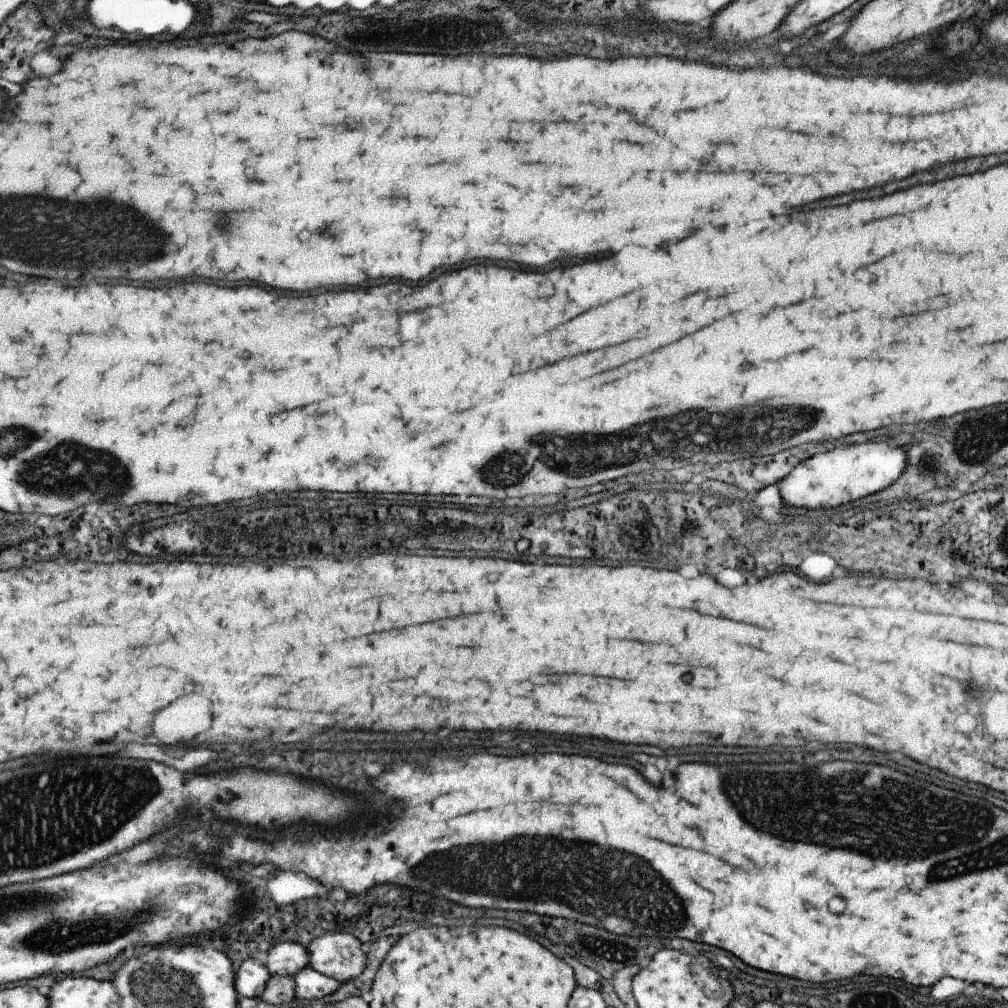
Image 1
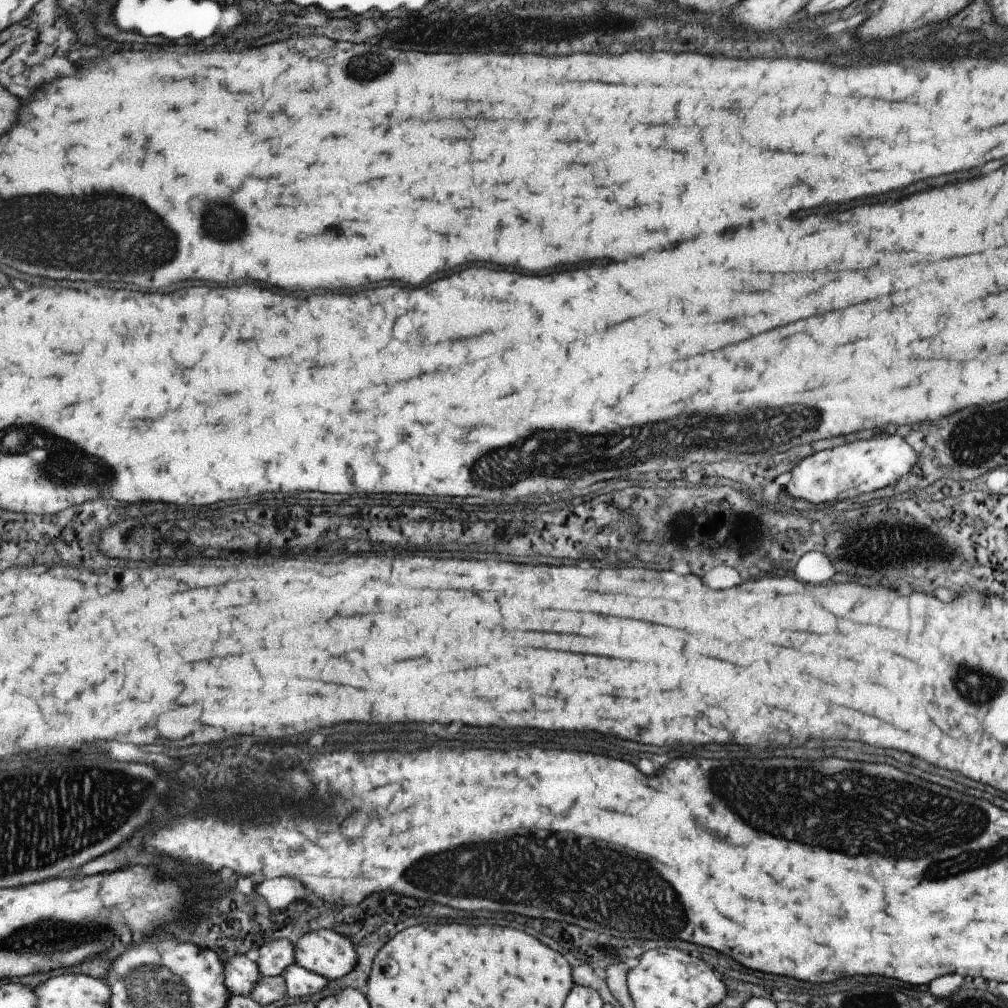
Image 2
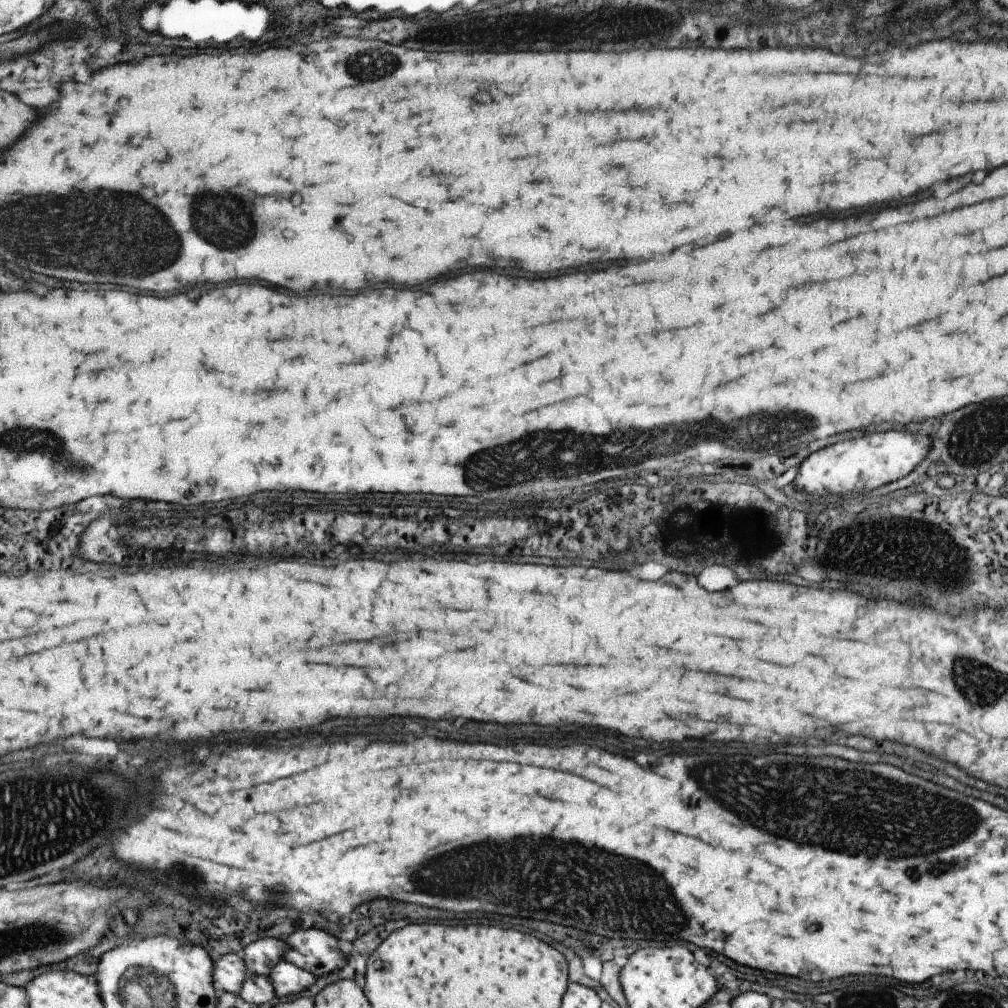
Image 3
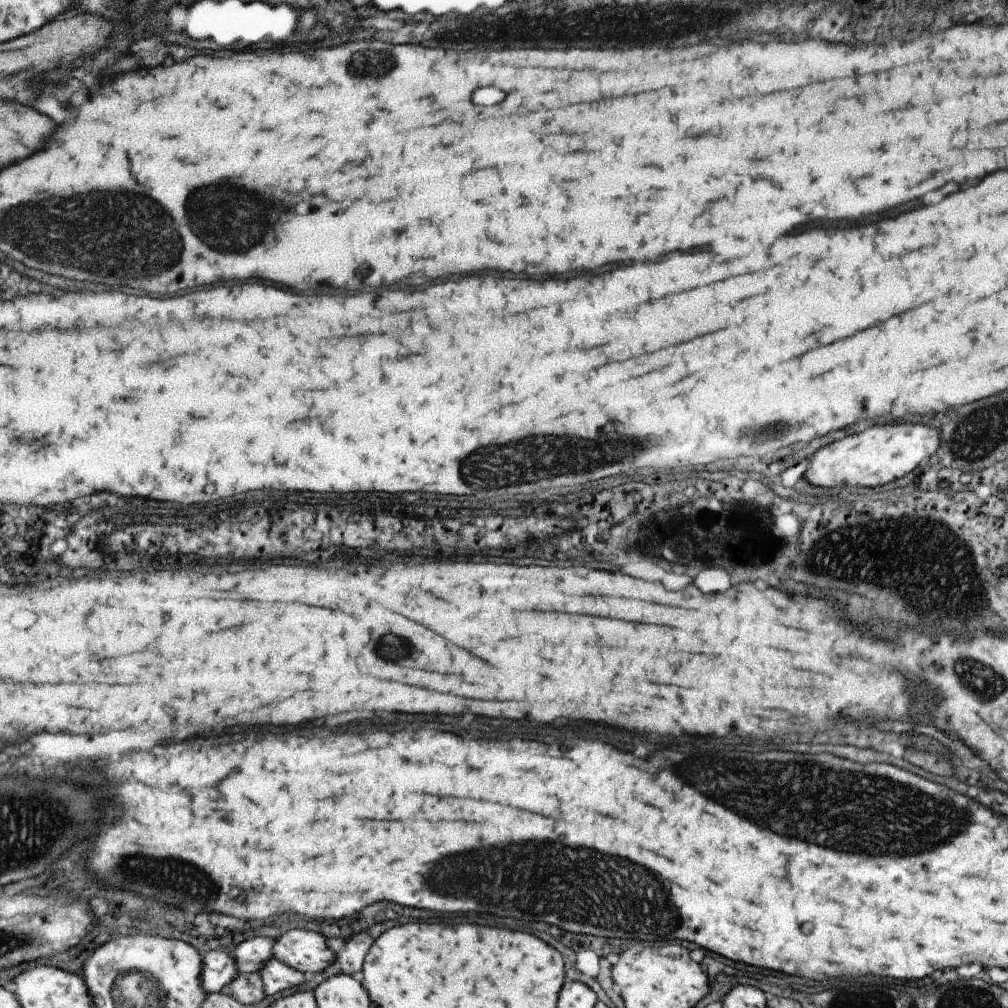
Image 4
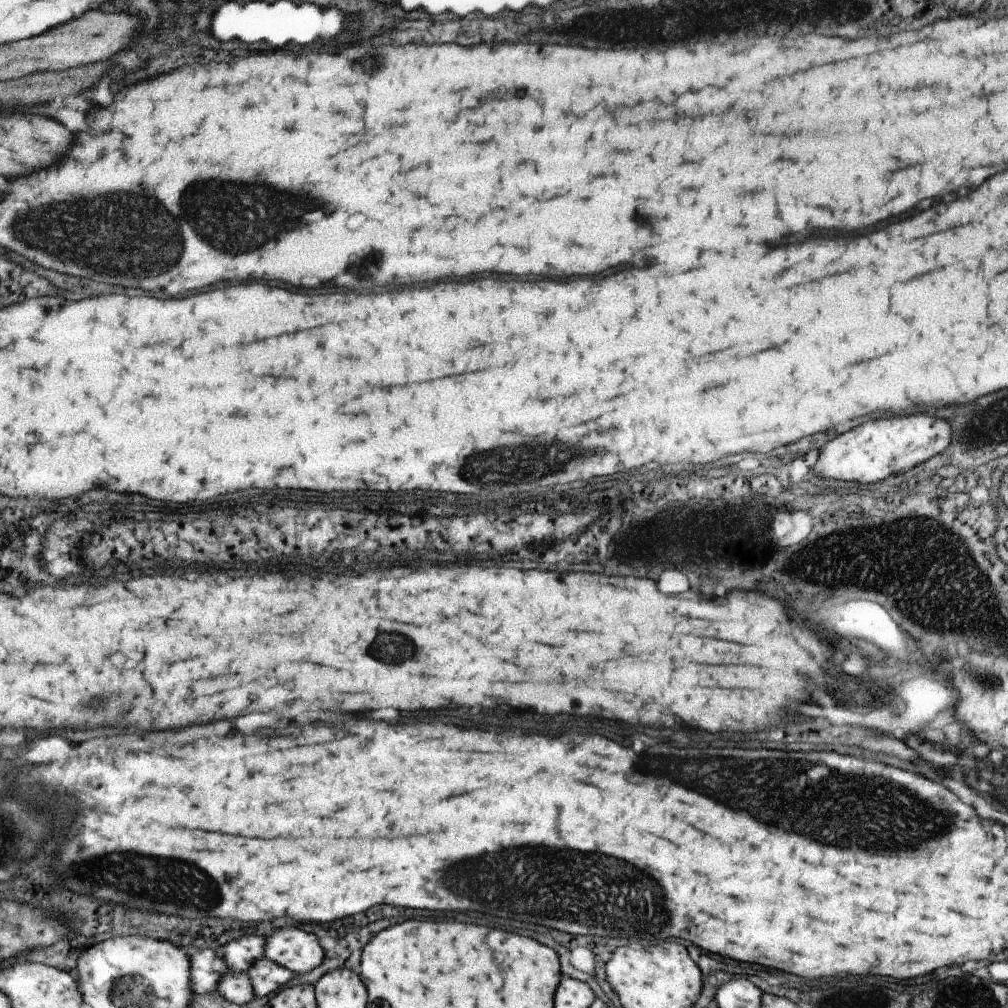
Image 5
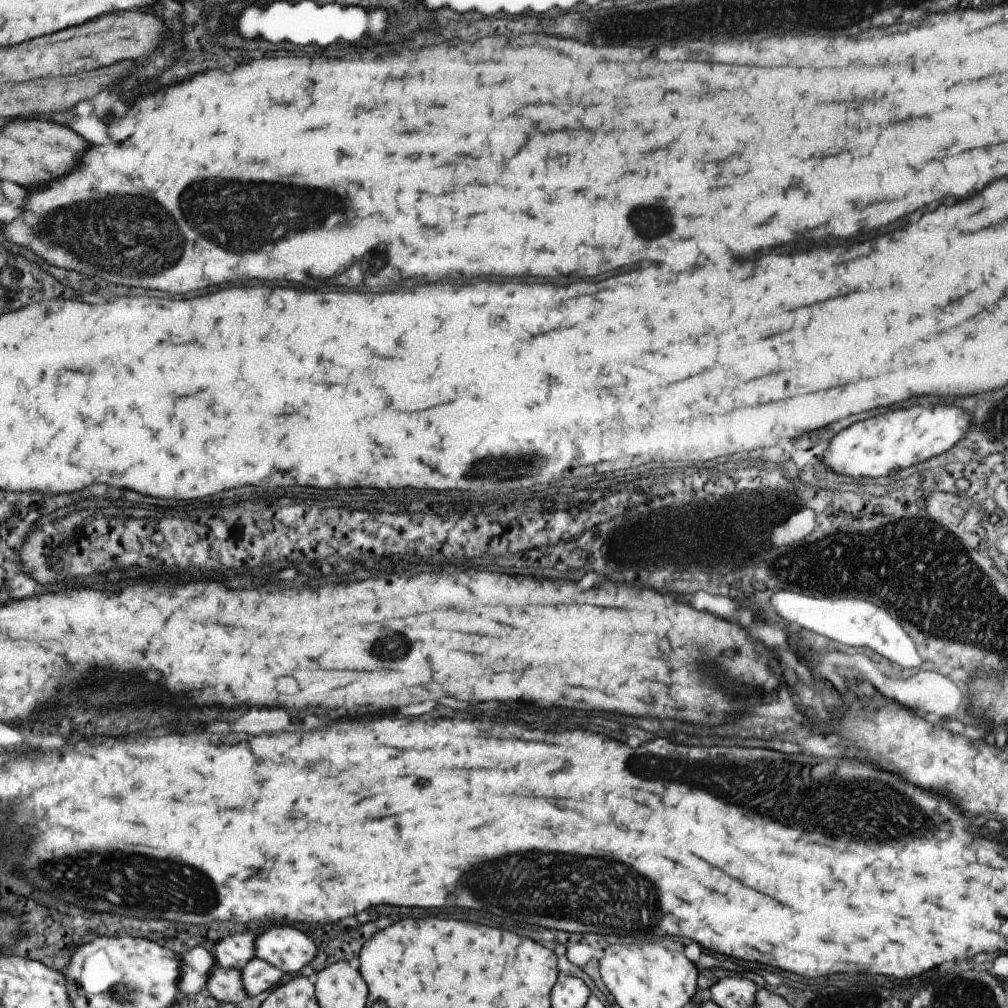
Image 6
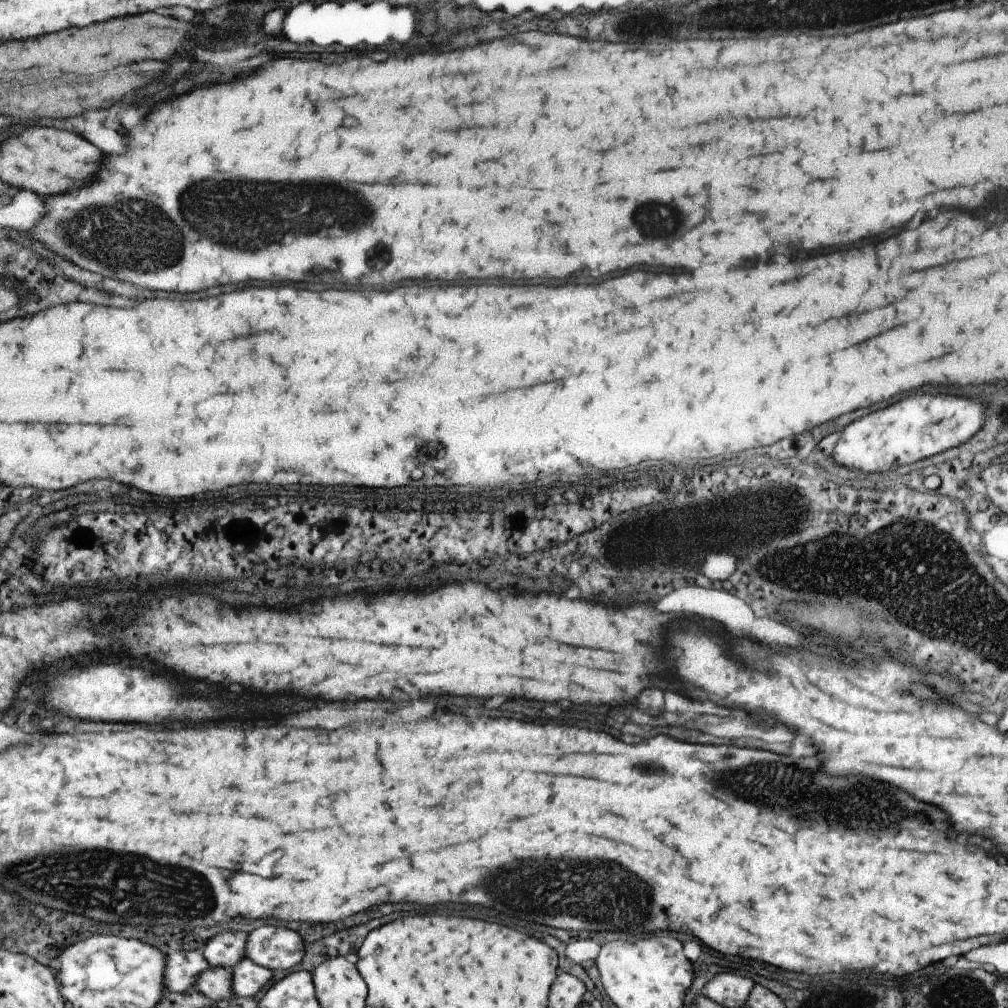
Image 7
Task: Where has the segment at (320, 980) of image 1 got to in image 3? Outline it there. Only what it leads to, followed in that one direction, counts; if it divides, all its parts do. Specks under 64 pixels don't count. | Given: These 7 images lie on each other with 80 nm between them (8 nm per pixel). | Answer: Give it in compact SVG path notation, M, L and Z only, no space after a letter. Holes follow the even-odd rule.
M285 960L279 961L267 976L272 980L274 993L279 998L292 993L295 996L301 990L308 989L316 981L316 977L312 974Z

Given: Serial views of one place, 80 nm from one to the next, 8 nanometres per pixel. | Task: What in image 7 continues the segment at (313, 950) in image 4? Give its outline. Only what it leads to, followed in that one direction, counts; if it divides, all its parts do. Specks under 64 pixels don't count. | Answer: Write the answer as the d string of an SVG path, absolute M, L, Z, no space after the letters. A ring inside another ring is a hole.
M261 926L248 934L244 956L252 963L272 970L289 970L299 964L305 952L301 936L287 928Z

